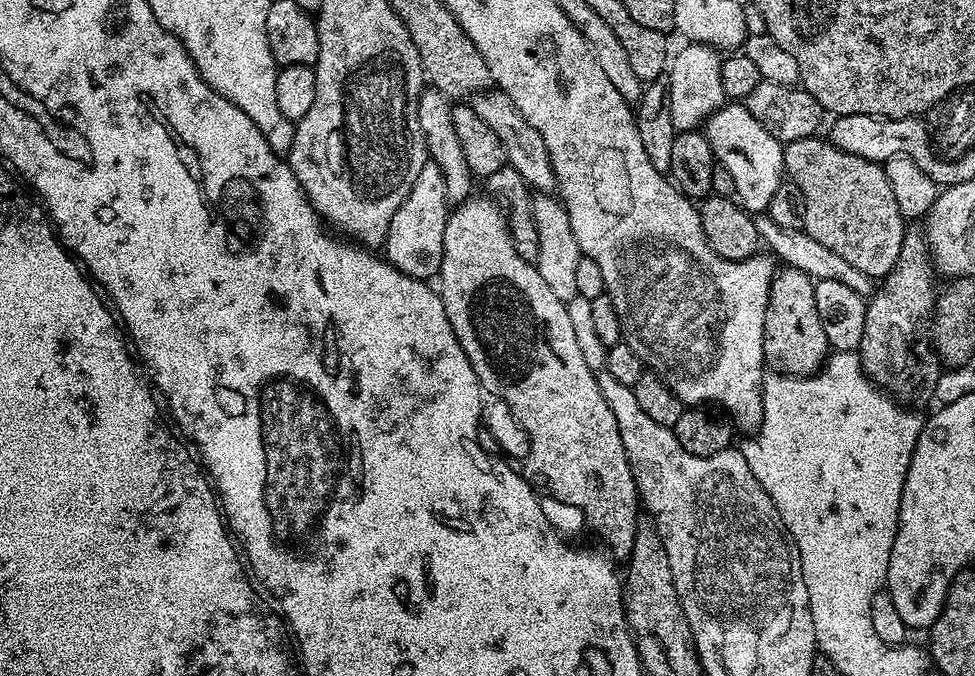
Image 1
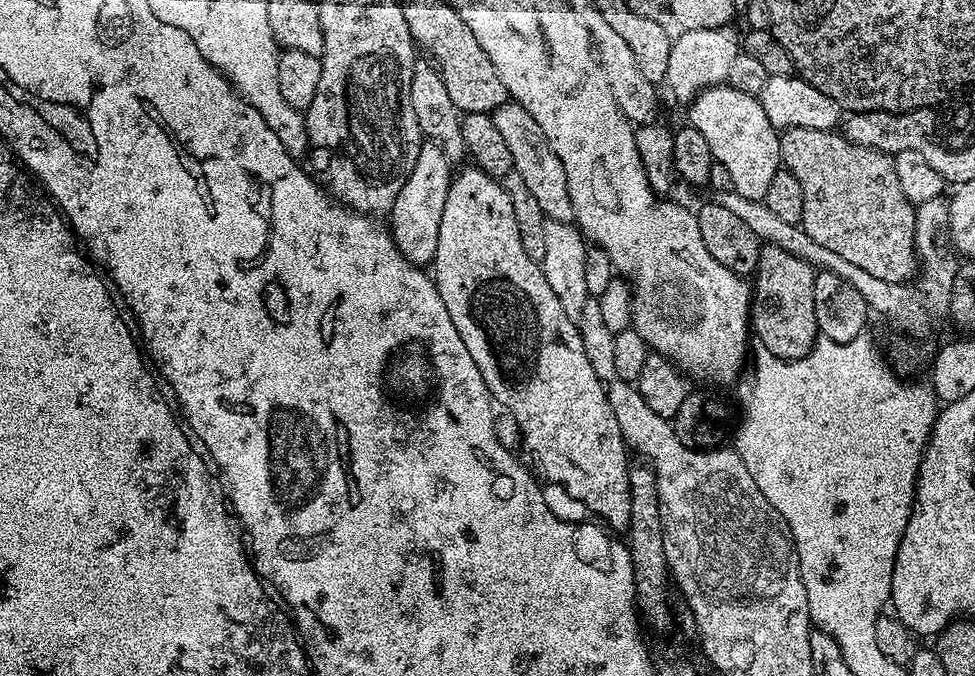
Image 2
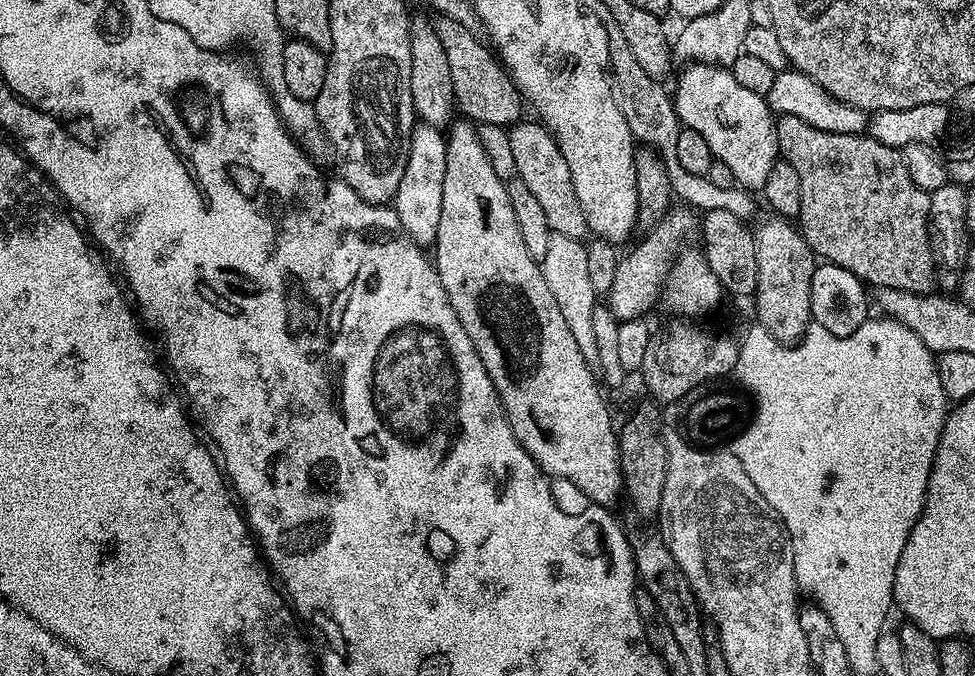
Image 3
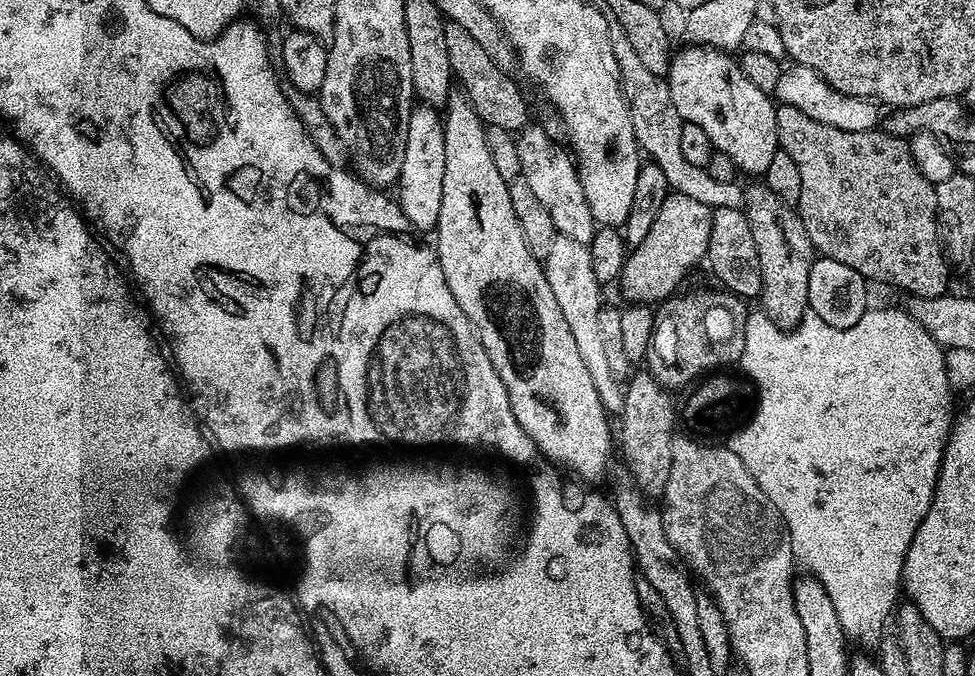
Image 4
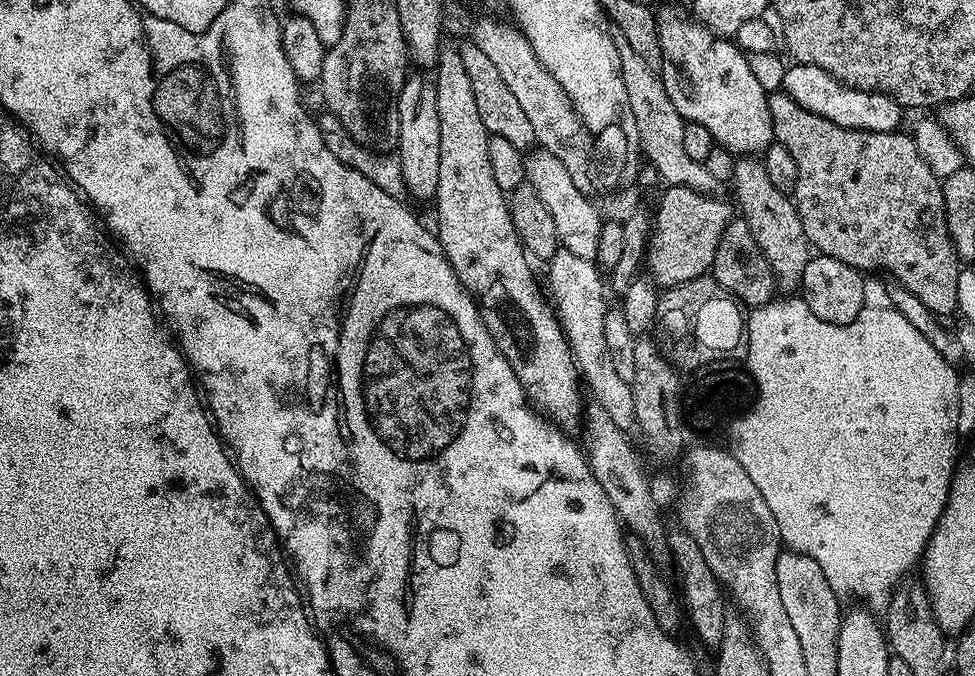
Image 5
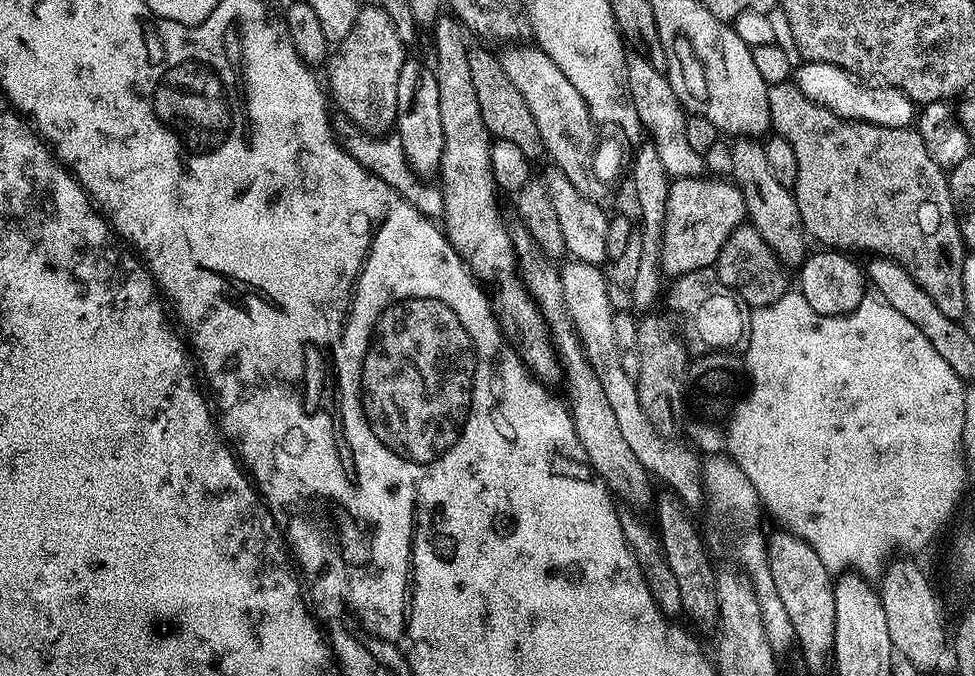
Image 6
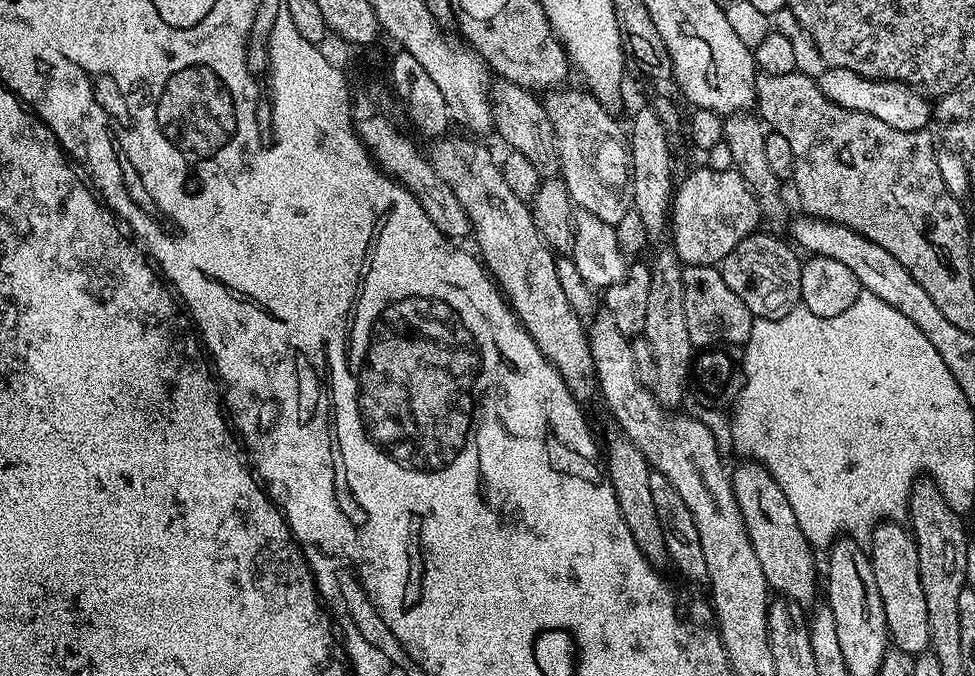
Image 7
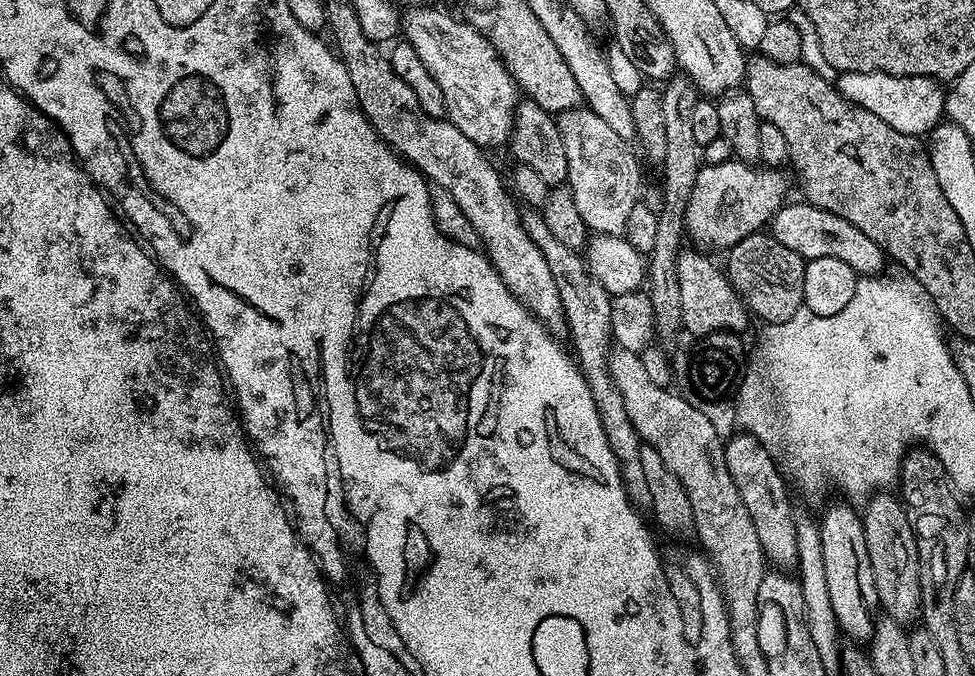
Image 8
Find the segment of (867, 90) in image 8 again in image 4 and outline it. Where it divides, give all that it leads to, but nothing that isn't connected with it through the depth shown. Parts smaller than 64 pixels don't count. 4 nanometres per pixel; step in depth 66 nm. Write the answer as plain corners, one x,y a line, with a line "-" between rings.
795,62
781,67
774,96
780,104
795,106
798,110
802,110
802,114
814,118
814,122
835,126
837,130
871,132
882,120
882,112
879,112
881,109
878,107
877,101
863,100
854,98
850,94
842,94
842,90
834,90
834,86
825,82
822,74
810,70
810,66
802,66

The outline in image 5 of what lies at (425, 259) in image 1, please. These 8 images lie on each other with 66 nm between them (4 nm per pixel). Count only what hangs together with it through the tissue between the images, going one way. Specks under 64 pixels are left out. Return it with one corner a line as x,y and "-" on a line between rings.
409,74
398,98
398,159
409,193
431,201
438,186
438,161
442,158
442,134
438,127
436,85
424,74

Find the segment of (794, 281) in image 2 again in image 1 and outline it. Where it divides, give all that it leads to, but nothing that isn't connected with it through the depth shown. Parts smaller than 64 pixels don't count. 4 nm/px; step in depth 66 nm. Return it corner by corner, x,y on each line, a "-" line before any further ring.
781,267
772,278
766,302
762,350
764,363
773,373
782,376
814,376
824,367
829,355
828,339
818,318
814,302
815,283
802,270

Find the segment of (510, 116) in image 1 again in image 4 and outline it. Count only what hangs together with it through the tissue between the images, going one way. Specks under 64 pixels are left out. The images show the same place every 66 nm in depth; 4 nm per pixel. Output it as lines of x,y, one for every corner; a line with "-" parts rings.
536,122
529,123
527,128
521,128
515,133
515,139
521,166
519,179
524,180
531,192
538,197
538,202
546,206
559,235
588,245
594,238
598,225
590,214
586,194
582,194
580,173
569,149
563,143
560,145
546,129
539,128

